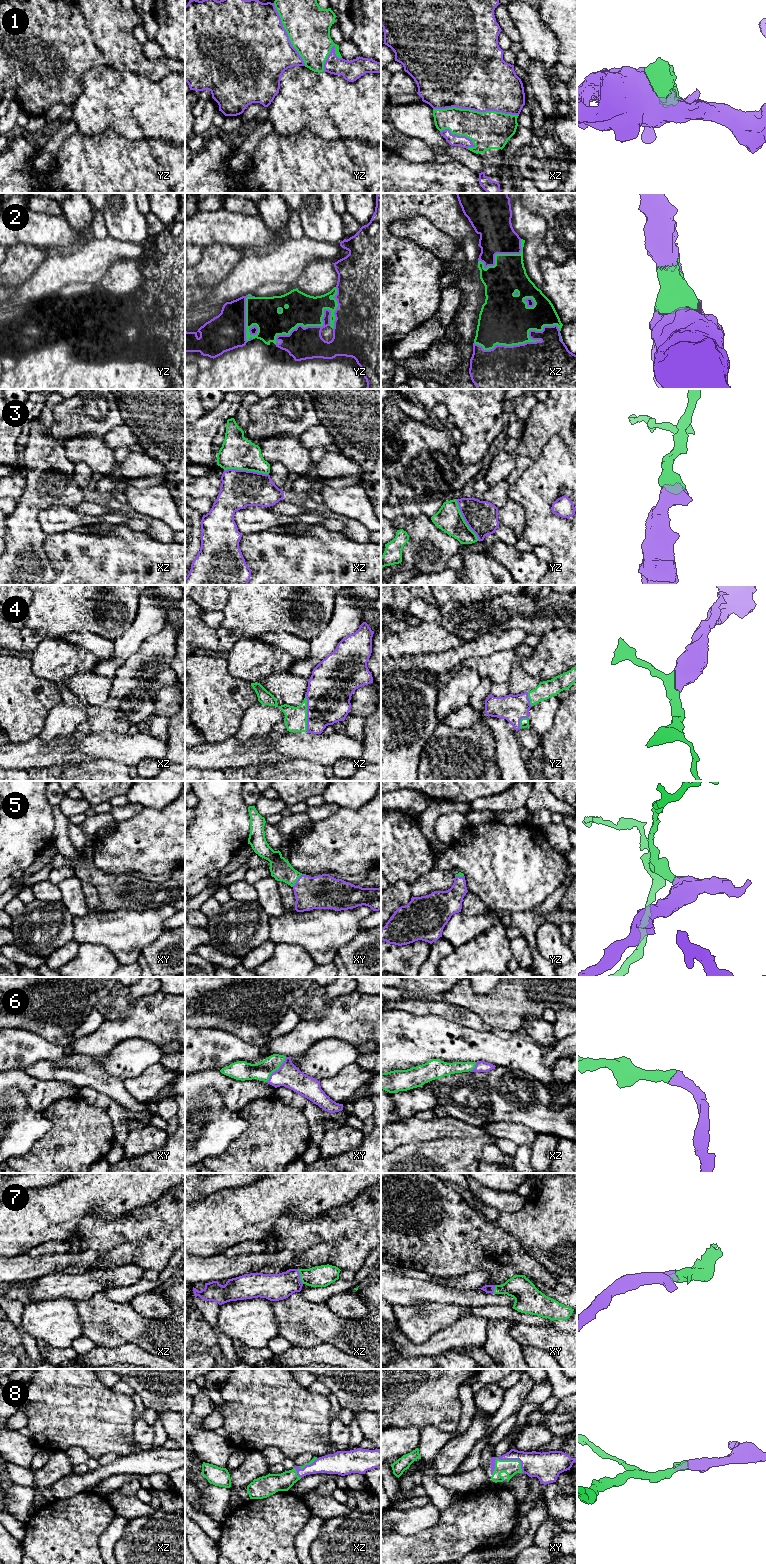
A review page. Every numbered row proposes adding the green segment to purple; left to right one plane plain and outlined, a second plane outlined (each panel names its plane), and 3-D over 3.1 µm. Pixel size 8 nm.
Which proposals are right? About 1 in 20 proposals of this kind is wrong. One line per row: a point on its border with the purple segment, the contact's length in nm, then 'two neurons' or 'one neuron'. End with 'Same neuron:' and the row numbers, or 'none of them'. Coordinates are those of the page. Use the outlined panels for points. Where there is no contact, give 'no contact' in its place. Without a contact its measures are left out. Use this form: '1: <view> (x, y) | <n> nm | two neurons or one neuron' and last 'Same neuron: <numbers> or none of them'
1: xz (476, 110) | 700 nm | one neuron
2: xz (524, 343) | 700 nm | one neuron
3: xz (246, 470) | 360 nm | one neuron
4: xz (307, 714) | 280 nm | one neuron
5: xy (298, 879) | 150 nm | one neuron
6: xy (276, 1070) | 260 nm | one neuron
7: xz (299, 1276) | 130 nm | one neuron
8: xy (501, 1459) | 260 nm | one neuron
Same neuron: 1, 2, 3, 4, 5, 6, 7, 8

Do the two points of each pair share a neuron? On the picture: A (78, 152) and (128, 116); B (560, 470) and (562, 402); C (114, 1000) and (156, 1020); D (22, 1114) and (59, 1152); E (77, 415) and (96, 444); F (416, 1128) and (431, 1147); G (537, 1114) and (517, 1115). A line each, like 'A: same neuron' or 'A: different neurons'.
A: different neurons
B: different neurons
C: different neurons
D: different neurons
E: different neurons
F: different neurons
G: same neuron

